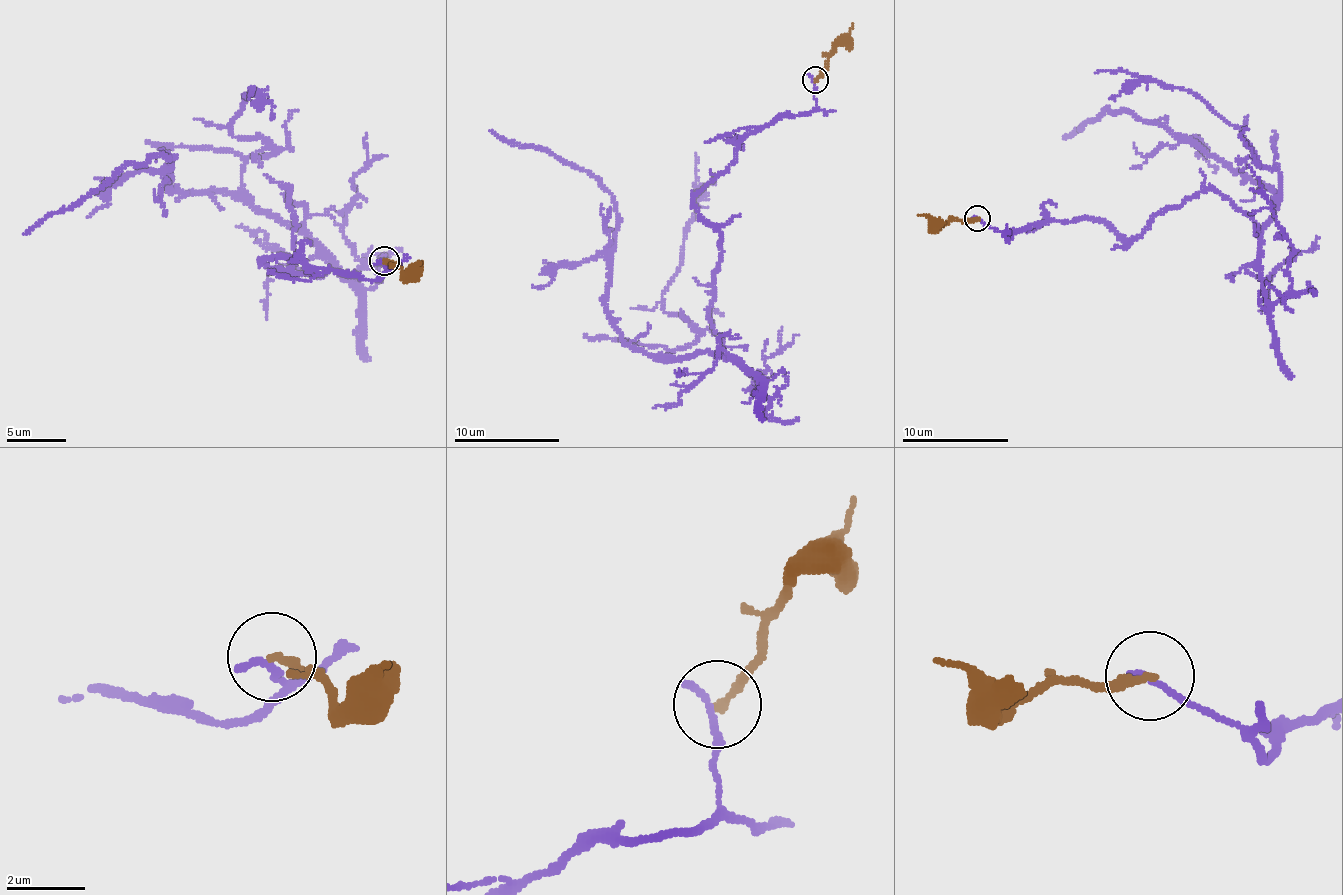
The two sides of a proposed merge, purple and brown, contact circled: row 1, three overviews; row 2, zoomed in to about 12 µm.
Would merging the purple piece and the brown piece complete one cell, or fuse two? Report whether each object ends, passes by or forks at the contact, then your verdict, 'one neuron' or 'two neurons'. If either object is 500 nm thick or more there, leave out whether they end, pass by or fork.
purple ends there; brown ends there; two neurons

